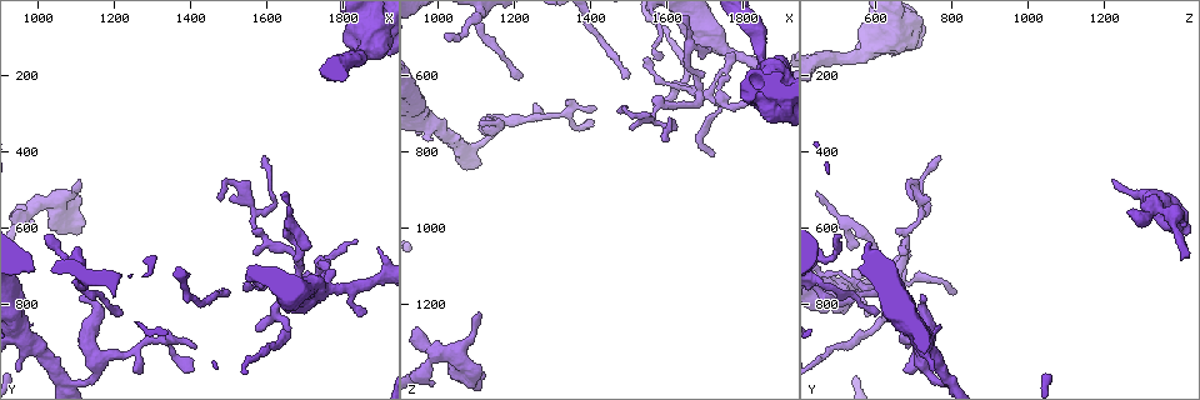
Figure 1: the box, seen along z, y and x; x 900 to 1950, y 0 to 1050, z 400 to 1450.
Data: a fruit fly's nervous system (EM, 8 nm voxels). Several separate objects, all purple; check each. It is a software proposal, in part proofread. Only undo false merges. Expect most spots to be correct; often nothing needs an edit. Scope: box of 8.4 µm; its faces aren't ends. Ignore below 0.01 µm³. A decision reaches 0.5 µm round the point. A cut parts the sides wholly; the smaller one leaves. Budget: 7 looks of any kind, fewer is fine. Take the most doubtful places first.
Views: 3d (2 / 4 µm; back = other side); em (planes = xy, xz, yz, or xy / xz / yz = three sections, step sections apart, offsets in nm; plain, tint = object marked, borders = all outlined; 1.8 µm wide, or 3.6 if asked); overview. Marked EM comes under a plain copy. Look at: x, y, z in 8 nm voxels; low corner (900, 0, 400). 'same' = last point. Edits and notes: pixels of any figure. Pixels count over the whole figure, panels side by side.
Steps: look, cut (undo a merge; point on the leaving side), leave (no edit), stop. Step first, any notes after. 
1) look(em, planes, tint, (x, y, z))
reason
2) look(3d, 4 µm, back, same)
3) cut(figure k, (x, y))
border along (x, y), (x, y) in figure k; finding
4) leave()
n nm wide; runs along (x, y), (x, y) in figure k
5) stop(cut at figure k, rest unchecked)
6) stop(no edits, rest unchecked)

look(em, planes, tint, (1755, 755, 545))
a narrow waist

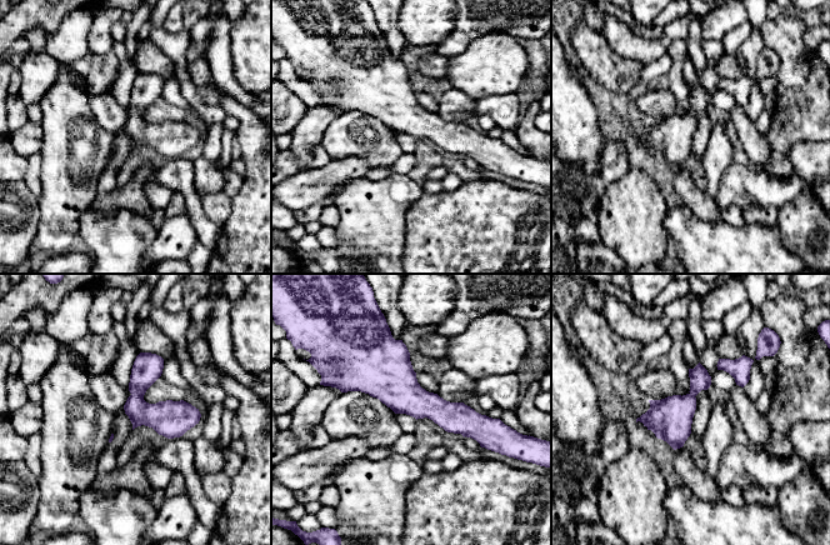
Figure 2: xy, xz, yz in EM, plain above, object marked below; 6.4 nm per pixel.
leave()
one neuron here

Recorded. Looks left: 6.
look(3d, 4 µm, (1850, 150, 560))
a narrow waist

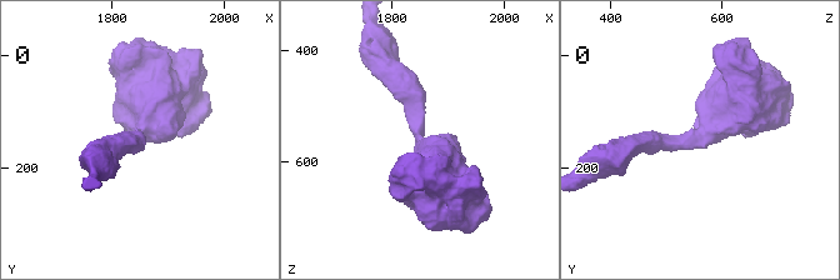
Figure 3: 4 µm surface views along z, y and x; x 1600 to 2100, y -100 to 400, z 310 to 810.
look(em, planes, tint, (1855, 145, 555))
arms of 300, 800 nm; shape alone is not enough

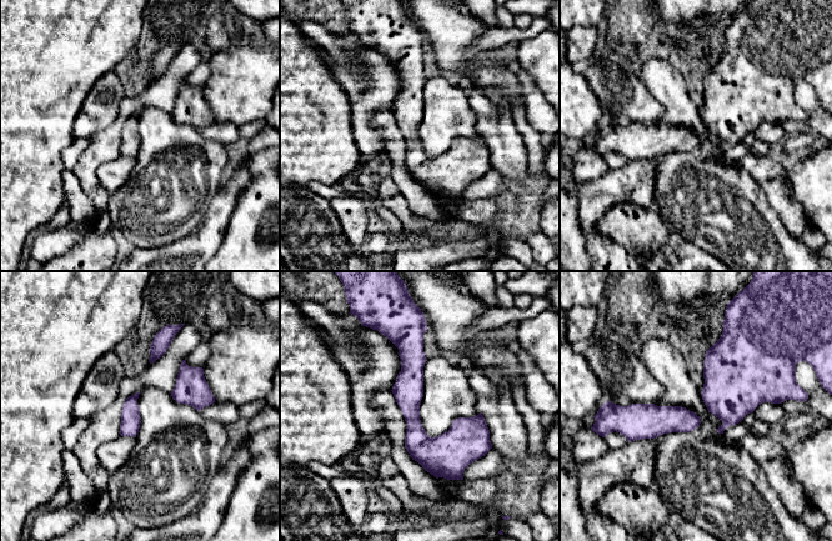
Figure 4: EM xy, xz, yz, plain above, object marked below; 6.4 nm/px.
leave()
runs along (397, 340), (415, 430), (484, 450) in figure 4; one neuron here

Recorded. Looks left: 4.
look(em, planes, tint, (1340, 900, 700))
abrupt turn

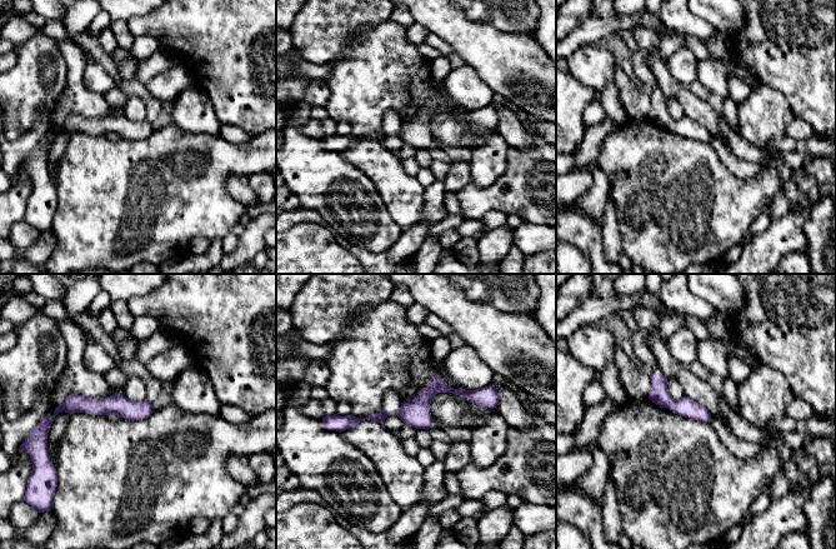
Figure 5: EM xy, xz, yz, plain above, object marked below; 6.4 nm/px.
leave()
runs along (490, 400), (432, 389), (409, 413), (341, 420) in figure 5; all the same neuron

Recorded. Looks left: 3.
stop(no edits, rest unchecked)

